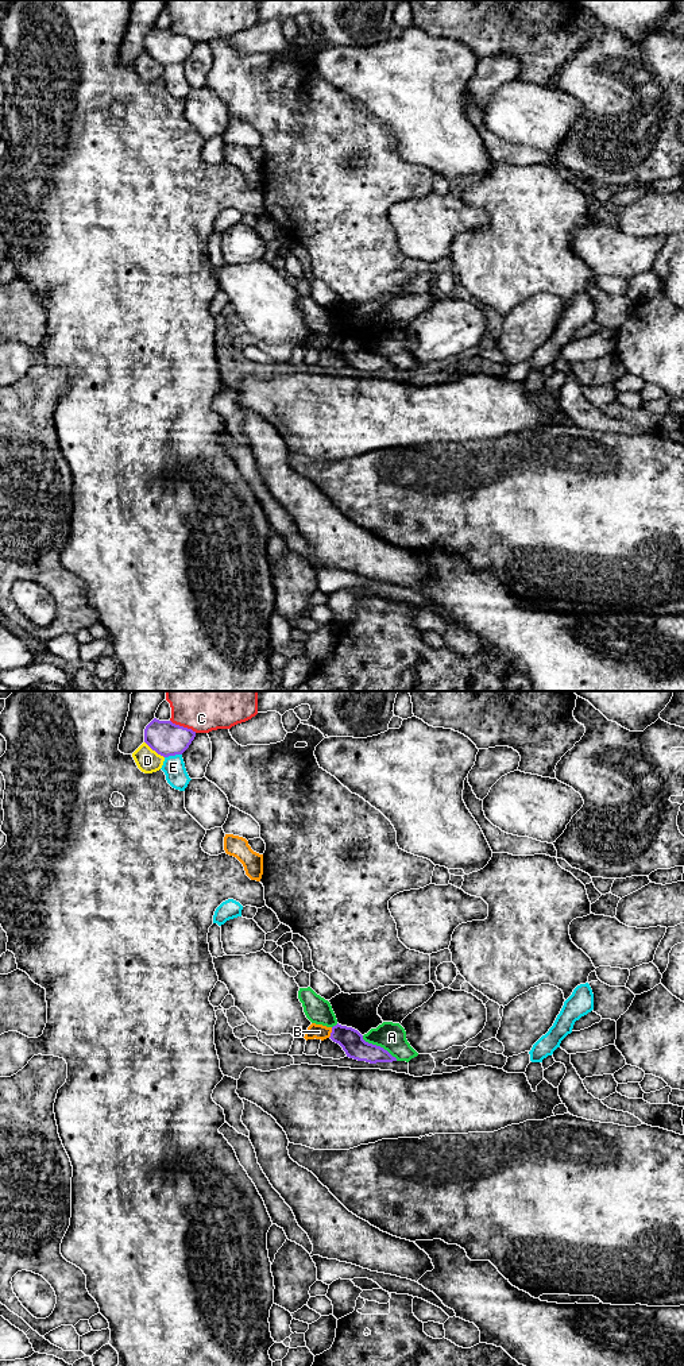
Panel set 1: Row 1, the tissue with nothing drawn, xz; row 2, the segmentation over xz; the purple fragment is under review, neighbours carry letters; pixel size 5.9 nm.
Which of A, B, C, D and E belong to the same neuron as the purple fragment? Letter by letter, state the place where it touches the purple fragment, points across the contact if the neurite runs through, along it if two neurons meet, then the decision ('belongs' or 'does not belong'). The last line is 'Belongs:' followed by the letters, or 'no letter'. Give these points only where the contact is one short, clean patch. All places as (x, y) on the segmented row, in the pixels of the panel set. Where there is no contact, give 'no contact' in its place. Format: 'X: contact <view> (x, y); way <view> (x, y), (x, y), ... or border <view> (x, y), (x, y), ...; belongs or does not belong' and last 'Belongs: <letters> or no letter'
A: contact xz (379, 1046); does not belong
B: contact xz (331, 1033); border xz (332, 1027), (328, 1037); does not belong
C: contact xz (182, 726); does not belong
D: contact xz (154, 749); does not belong
E: contact xz (173, 755); does not belong
Belongs: no letter

